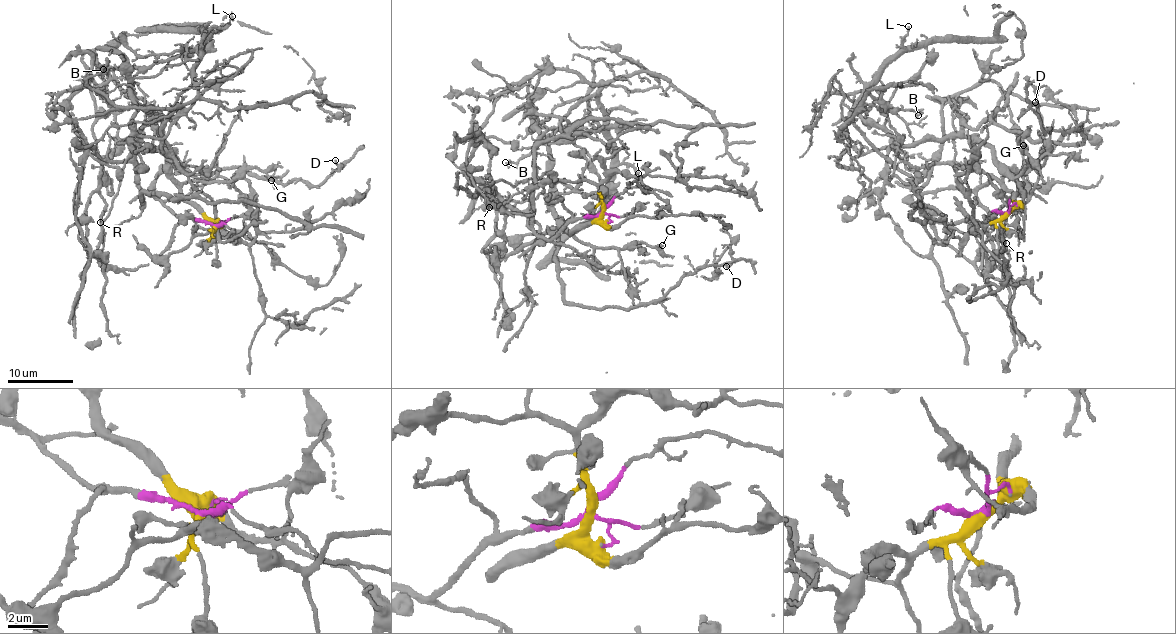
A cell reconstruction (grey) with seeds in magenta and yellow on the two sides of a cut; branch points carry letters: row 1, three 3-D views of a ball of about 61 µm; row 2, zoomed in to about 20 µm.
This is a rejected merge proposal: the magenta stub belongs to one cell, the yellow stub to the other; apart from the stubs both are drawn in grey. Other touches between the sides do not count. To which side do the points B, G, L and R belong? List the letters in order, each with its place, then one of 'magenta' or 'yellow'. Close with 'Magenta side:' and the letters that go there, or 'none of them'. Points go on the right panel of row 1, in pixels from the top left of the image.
B: at (918, 115); yellow
G: at (1023, 145); yellow
L: at (908, 26); yellow
R: at (1006, 243); magenta
Magenta side: R

